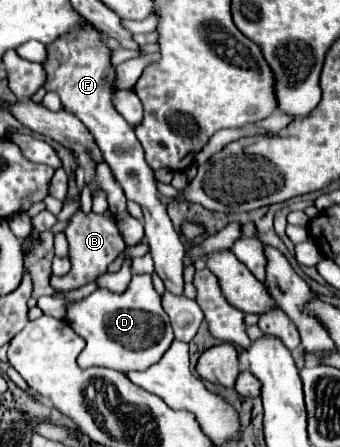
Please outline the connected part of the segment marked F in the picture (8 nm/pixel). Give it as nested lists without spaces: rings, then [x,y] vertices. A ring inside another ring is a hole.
[[[92,25],[80,27],[70,31],[68,35],[60,37],[56,43],[48,45],[48,61],[44,63],[48,83],[46,89],[54,89],[60,93],[62,105],[66,111],[74,113],[86,129],[92,133],[104,161],[110,165],[114,179],[126,193],[126,199],[136,201],[144,213],[144,229],[148,237],[148,245],[152,251],[152,259],[156,265],[158,277],[164,281],[166,291],[172,295],[184,295],[184,245],[166,213],[166,205],[160,201],[160,193],[156,187],[154,171],[144,159],[144,149],[134,135],[134,127],[114,109],[112,105],[112,81],[114,81],[114,67],[110,65],[110,51],[102,45],[100,33],[92,29]]]

